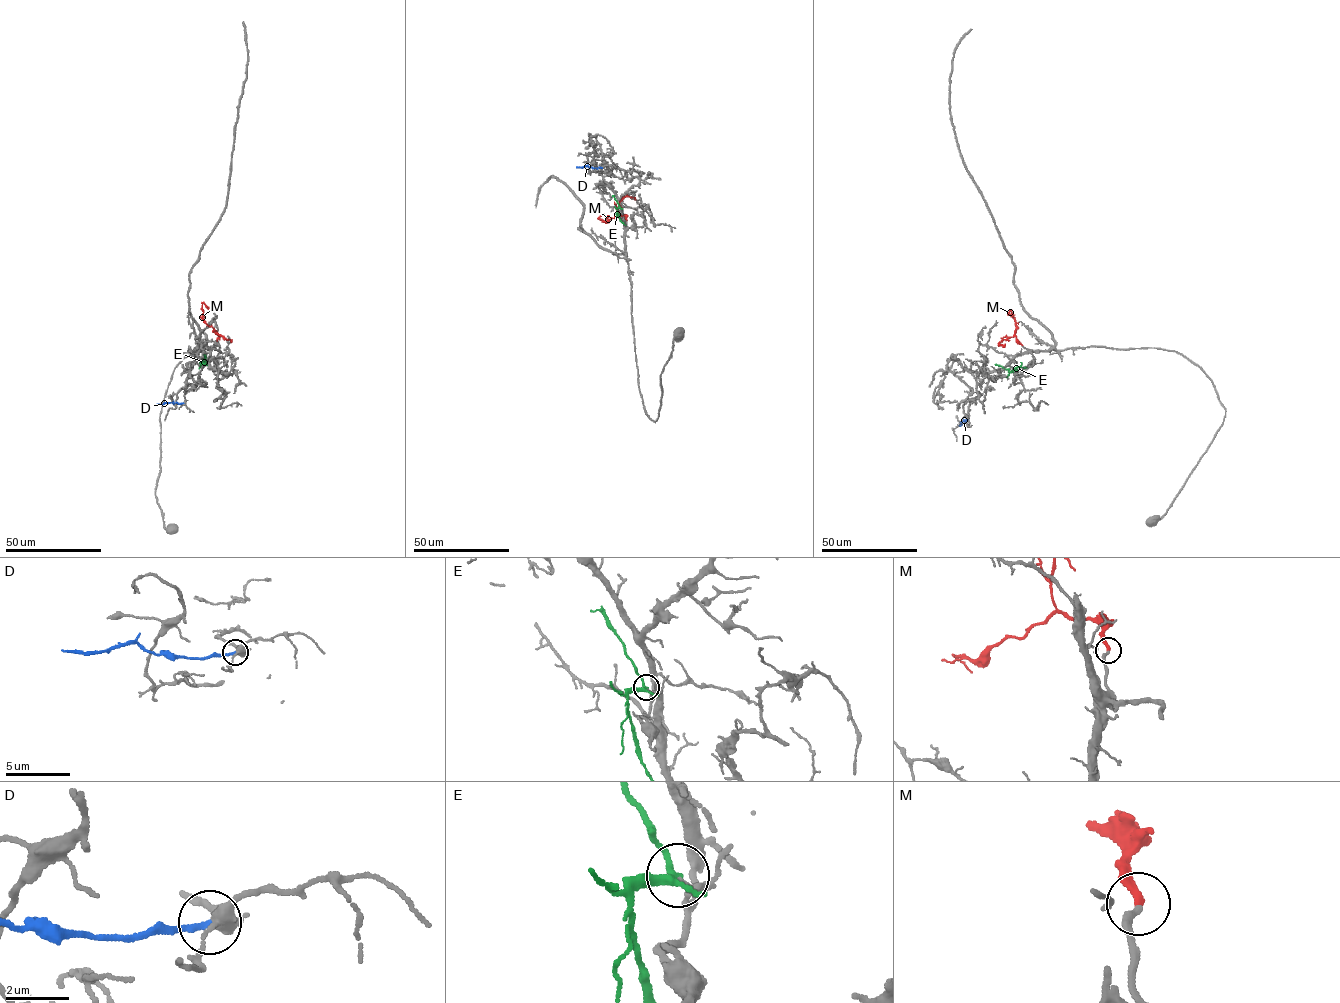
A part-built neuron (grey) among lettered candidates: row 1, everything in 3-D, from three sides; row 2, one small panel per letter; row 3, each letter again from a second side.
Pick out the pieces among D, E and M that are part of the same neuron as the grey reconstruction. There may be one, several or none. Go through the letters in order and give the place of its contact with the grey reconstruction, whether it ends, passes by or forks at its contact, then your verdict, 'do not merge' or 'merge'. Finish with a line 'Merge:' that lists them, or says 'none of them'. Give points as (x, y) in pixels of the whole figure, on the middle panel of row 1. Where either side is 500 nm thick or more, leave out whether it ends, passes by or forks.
D: contact (602, 167); it ends; do not merge
E: contact (620, 207); it forks; do not merge
M: contact (626, 220); it ends; merge
Merge: M

